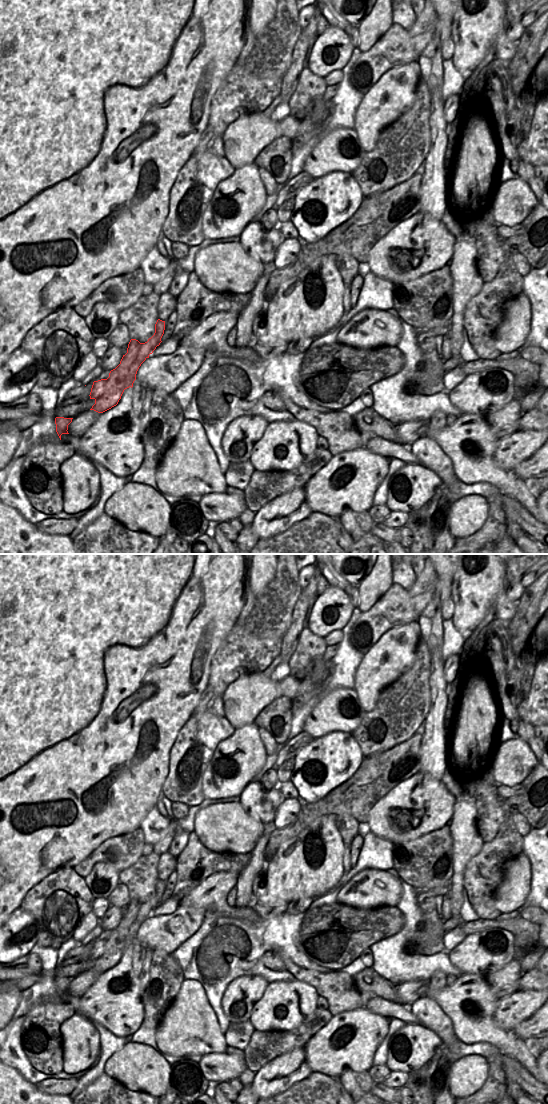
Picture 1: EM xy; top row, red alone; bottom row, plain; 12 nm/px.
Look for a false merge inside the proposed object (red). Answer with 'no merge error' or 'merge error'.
merge error

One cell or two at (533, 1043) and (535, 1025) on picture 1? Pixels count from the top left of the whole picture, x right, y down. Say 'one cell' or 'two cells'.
two cells

